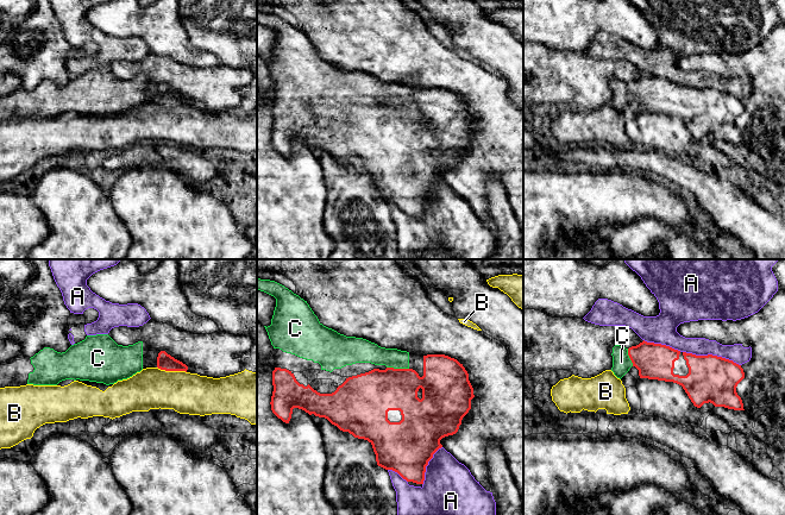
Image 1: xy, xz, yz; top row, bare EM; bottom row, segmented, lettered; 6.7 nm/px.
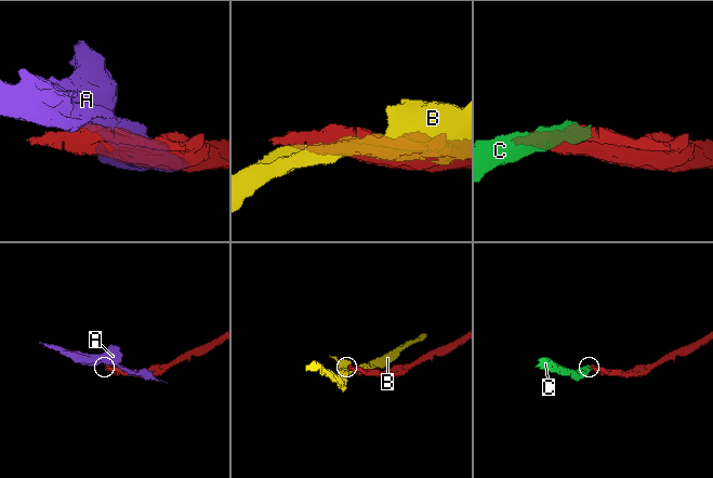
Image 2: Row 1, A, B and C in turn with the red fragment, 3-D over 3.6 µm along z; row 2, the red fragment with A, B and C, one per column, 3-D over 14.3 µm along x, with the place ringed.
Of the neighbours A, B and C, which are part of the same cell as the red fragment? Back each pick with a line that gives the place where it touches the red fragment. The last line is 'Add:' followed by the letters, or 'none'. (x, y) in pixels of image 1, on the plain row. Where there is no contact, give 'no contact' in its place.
C: xz (397, 102)
Add: C

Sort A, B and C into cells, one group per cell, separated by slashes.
A / B / C

